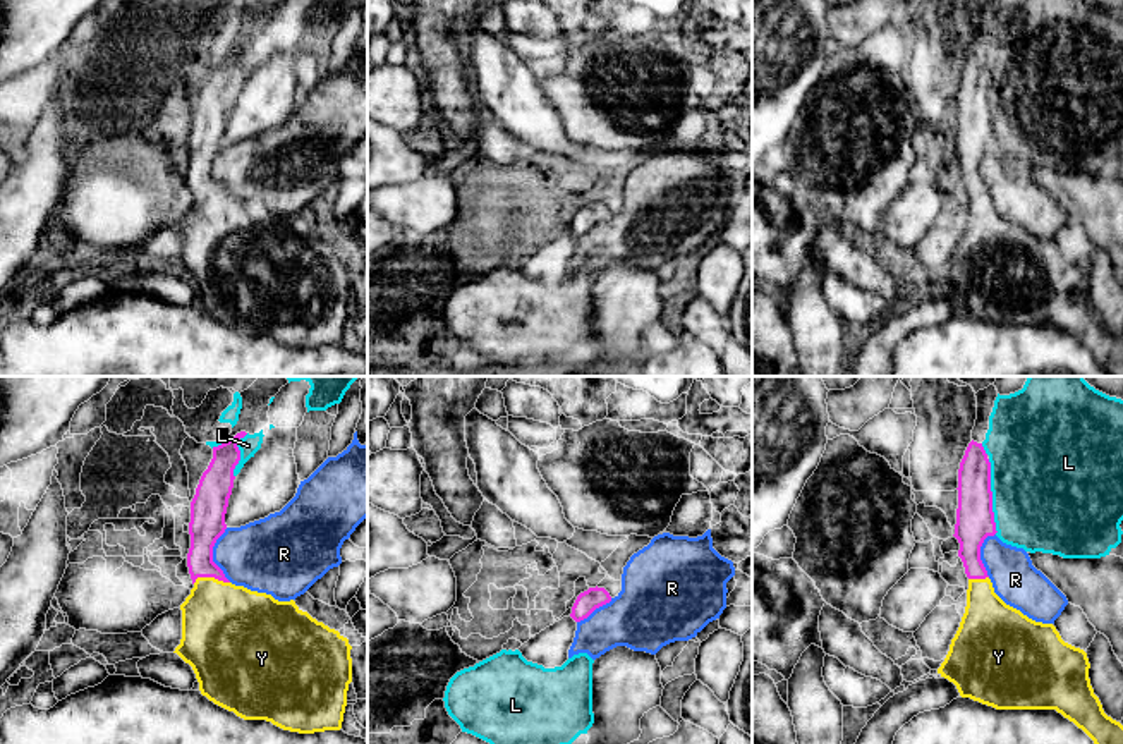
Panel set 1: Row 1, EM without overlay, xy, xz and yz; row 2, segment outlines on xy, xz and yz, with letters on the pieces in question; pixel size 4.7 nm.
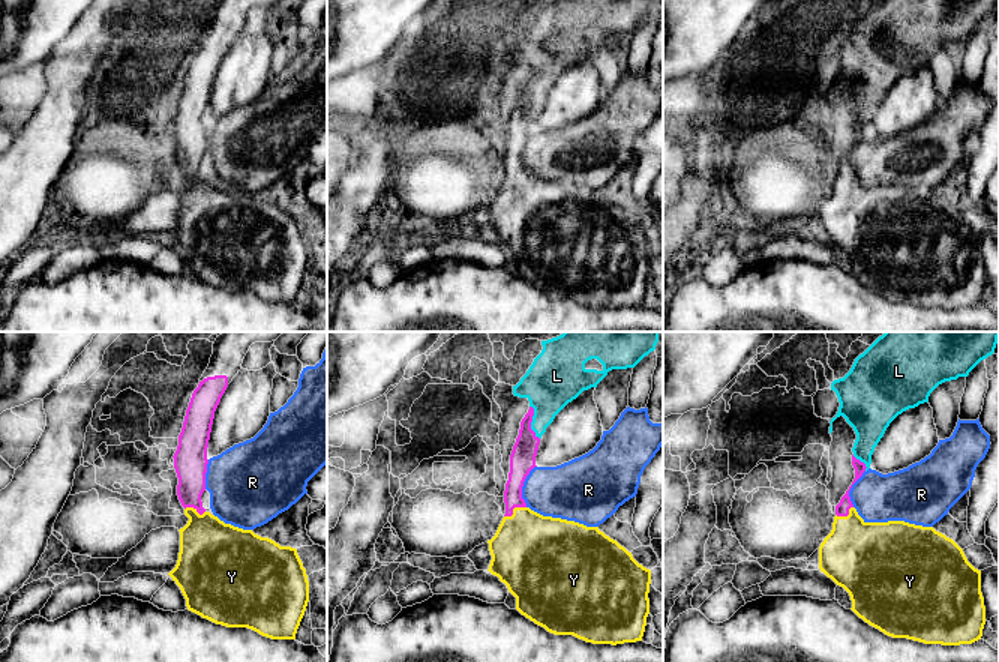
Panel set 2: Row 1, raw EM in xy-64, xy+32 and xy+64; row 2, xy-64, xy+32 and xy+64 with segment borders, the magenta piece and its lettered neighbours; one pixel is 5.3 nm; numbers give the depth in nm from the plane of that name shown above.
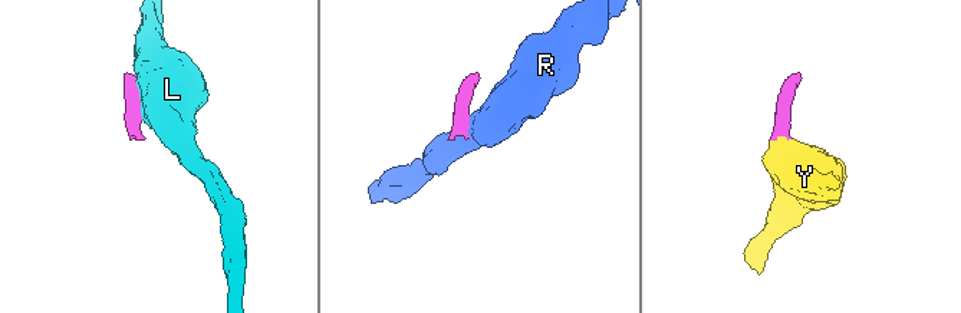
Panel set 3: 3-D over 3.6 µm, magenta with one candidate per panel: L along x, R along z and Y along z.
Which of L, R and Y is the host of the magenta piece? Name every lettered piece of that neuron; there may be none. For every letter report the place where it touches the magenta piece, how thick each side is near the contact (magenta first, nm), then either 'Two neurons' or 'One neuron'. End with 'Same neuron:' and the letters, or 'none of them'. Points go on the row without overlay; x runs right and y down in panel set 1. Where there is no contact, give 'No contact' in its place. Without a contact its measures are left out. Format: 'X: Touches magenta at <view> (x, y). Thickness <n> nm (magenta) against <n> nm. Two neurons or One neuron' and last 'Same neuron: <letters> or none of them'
L: Touches magenta at yz (991, 112). Thickness 180 nm (magenta) against 500 nm. Two neurons
R: Touches magenta at xy (212, 170). Thickness 170 nm (magenta) against 340 nm. Two neurons
Y: Touches magenta at xy (212, 191). Thickness 160 nm (magenta) against 420 nm. One neuron
Same neuron: Y

